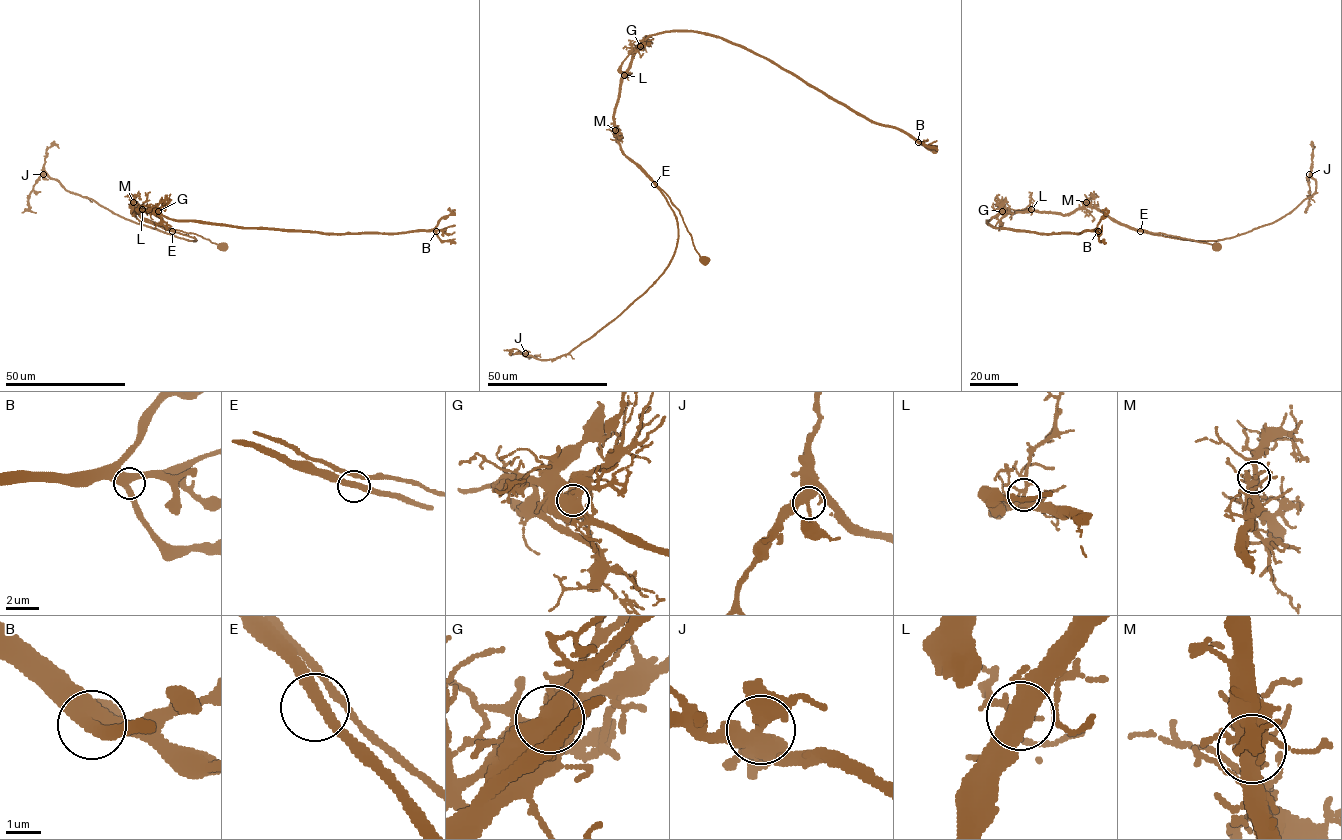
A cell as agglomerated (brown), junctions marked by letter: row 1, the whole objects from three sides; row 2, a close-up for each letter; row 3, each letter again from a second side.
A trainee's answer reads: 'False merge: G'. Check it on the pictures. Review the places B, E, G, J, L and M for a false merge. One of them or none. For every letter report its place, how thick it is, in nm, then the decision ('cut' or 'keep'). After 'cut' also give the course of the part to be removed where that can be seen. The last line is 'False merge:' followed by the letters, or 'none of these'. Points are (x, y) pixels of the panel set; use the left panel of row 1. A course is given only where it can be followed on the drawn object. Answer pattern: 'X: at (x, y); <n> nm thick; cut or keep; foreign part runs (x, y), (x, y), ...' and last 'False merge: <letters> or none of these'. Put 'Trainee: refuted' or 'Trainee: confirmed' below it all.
B: at (436, 231); 400 nm thick; keep
E: at (172, 231); 320 nm thick; keep
G: at (158, 211); 600 nm thick; cut; foreign part runs (158, 211), (169, 218), (240, 227), (396, 234), (431, 230), (441, 218), (451, 214), (448, 208)
J: at (43, 174); 320 nm thick; keep
L: at (142, 209); 420 nm thick; keep
M: at (133, 202); 400 nm thick; keep
False merge: G
Trainee: confirmed

